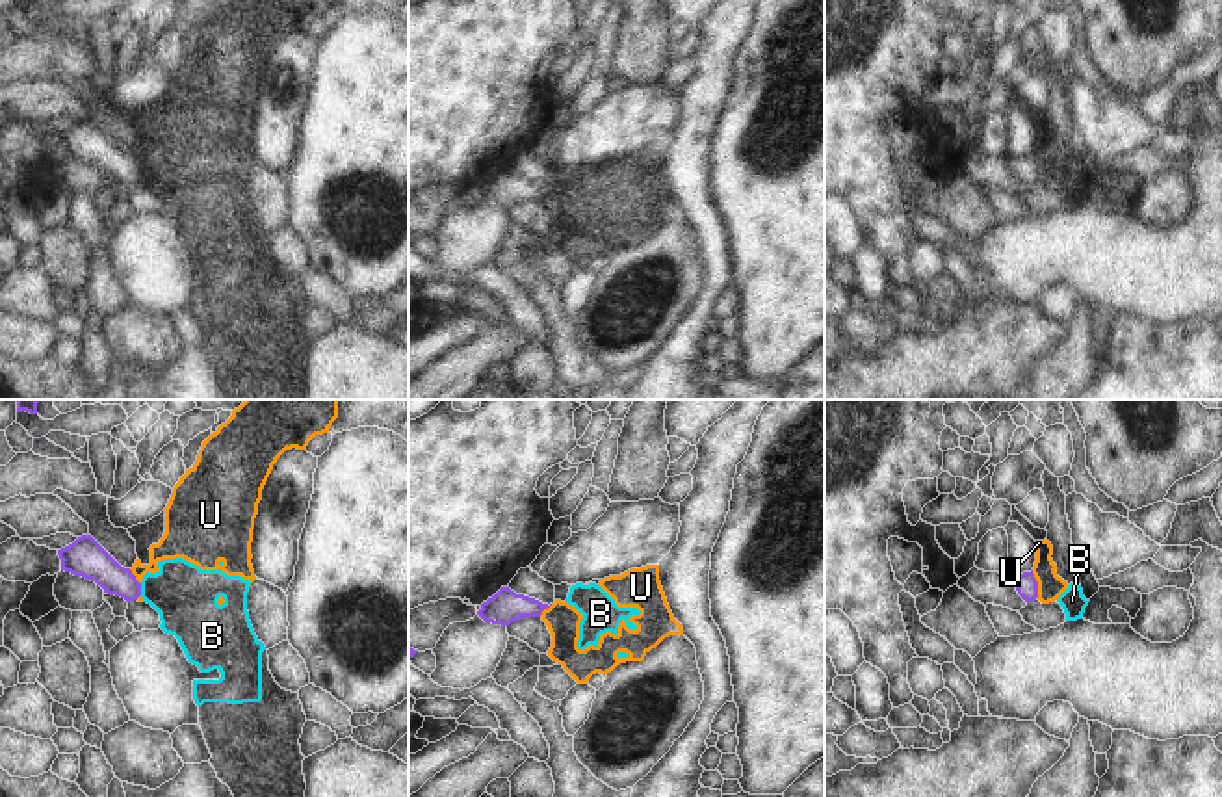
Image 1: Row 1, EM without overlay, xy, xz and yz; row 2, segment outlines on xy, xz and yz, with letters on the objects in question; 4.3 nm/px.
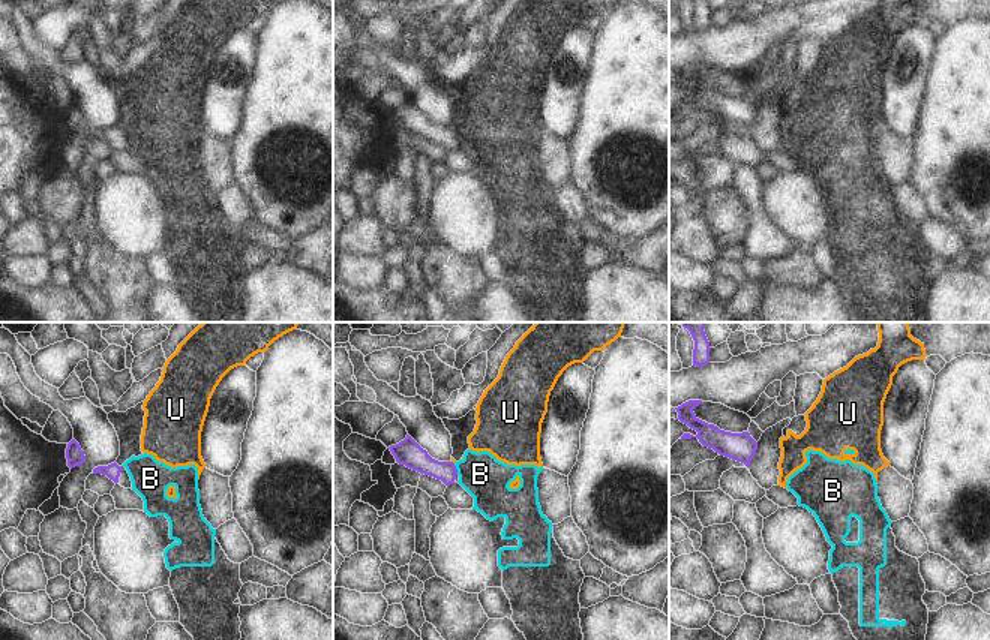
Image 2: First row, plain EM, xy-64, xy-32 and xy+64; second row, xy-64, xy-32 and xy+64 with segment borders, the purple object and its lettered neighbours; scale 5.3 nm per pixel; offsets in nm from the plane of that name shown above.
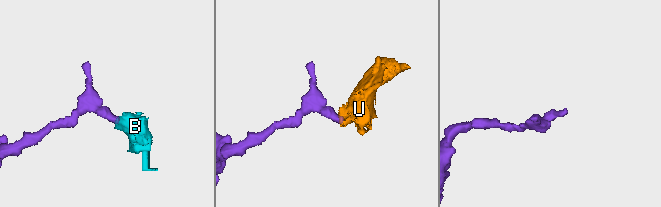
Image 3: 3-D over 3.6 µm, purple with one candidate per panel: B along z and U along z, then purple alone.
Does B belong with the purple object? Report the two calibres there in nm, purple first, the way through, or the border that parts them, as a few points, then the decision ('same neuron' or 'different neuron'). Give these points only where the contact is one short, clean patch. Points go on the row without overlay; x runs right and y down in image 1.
calibres 160 and 280 nm; border xy (140, 168), (142, 179); different neuron

